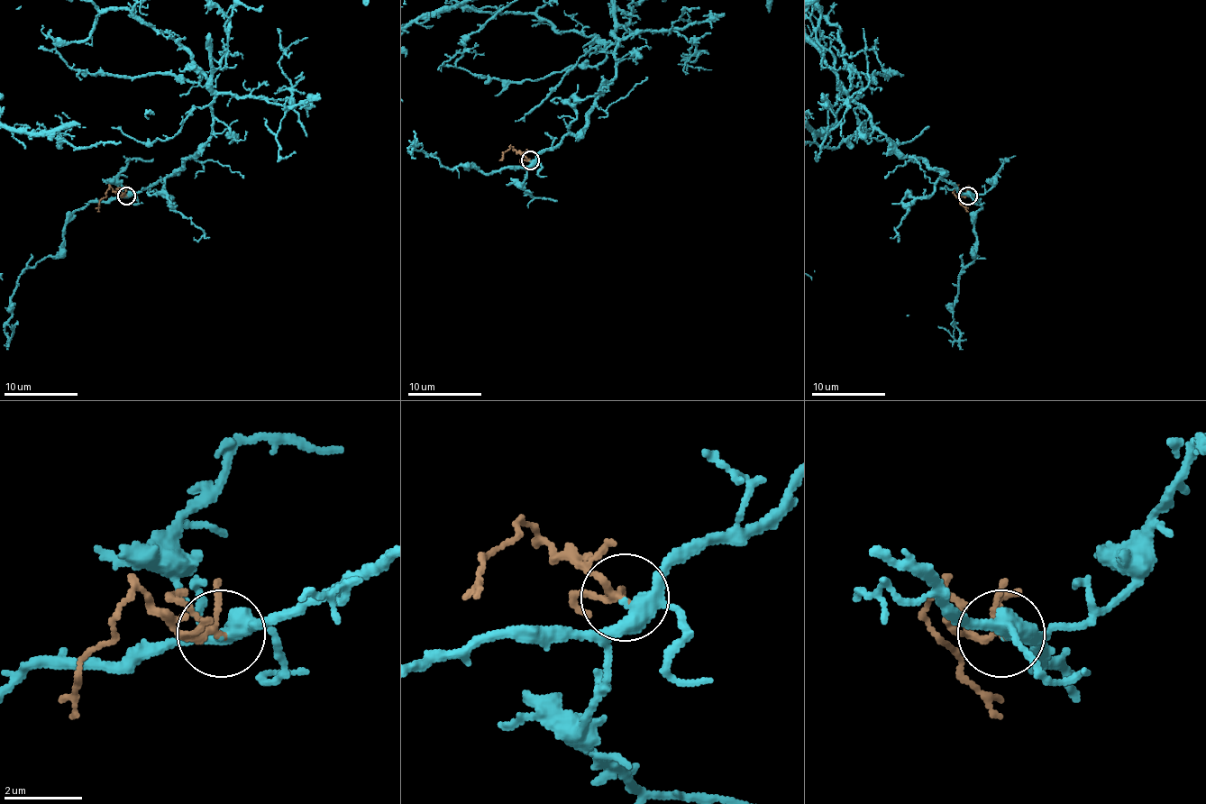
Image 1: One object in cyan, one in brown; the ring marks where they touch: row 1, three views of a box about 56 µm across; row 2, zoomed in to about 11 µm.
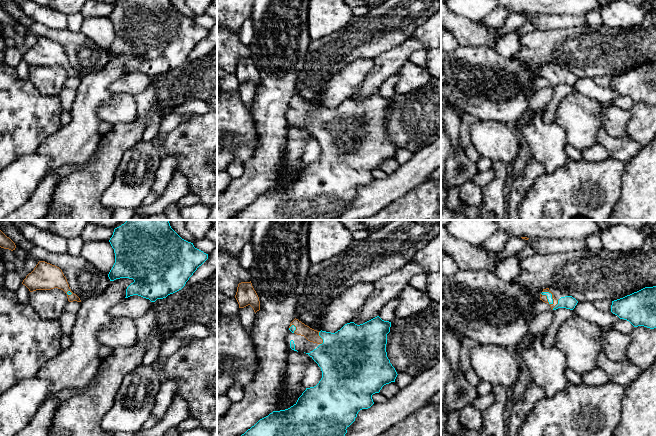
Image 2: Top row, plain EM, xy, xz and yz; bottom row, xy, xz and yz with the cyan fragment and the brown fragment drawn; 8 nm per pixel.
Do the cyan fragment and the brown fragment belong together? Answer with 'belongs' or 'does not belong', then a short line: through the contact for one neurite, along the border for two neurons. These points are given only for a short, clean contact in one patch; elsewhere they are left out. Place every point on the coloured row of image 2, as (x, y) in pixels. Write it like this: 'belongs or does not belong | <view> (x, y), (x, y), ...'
belongs | yz (549, 296), (547, 297), (542, 297)

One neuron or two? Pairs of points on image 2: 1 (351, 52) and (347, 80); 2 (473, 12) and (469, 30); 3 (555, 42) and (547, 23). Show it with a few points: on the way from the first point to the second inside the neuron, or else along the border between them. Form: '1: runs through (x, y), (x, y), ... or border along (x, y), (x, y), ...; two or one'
1: border along (372, 59), (356, 59), (330, 77); two
2: border along (451, 11), (479, 22); two
3: border along (573, 25), (537, 30); two

